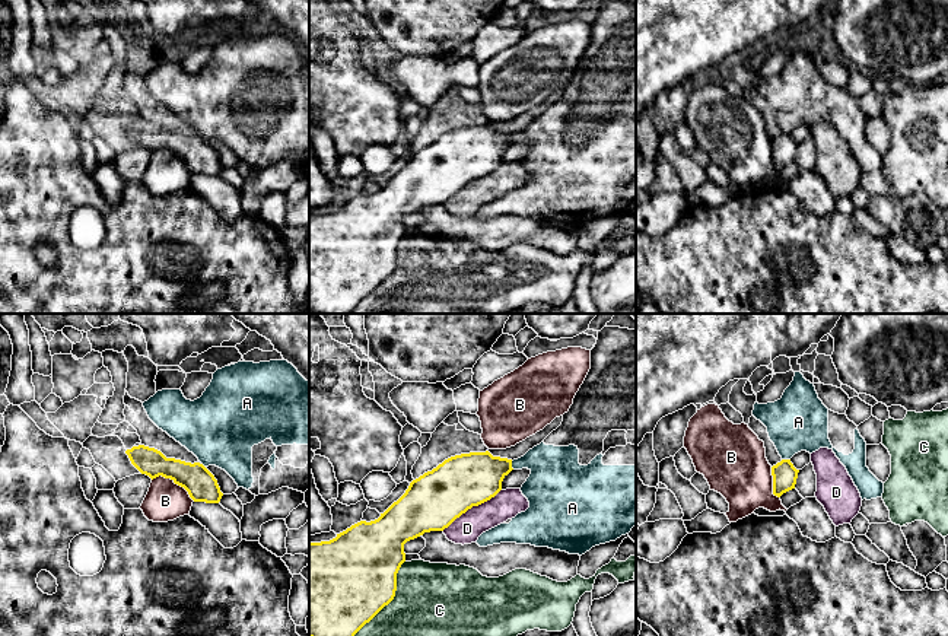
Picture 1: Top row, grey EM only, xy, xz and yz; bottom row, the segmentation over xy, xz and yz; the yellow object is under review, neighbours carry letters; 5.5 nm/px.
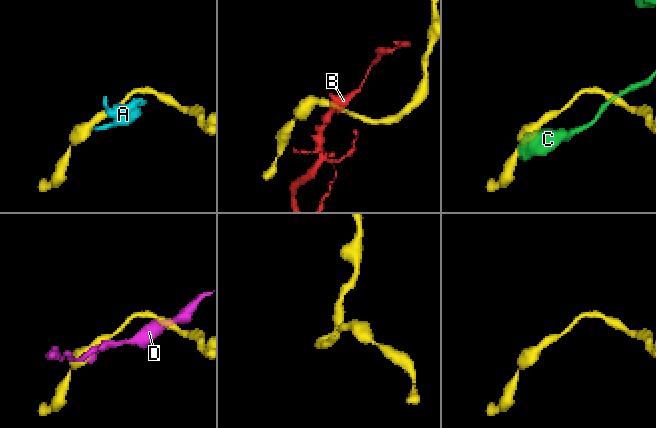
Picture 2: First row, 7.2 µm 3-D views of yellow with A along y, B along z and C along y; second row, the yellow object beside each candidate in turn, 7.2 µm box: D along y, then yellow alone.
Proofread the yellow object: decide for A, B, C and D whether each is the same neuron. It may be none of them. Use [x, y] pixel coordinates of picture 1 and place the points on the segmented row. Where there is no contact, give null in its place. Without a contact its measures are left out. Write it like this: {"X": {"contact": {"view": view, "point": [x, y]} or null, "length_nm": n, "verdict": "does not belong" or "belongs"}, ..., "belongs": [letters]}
{"A": {"contact": {"view": "xz", "point": [511, 466]}, "length_nm": 50, "verdict": "does not belong"}, "B": {"contact": {"view": "xy", "point": [174, 482]}, "length_nm": 260, "verdict": "does not belong"}, "C": {"contact": {"view": "xz", "point": [391, 600]}, "length_nm": 500, "verdict": "does not belong"}, "D": {"contact": {"view": "xz", "point": [471, 506]}, "length_nm": 400, "verdict": "does not belong"}, "belongs": []}

